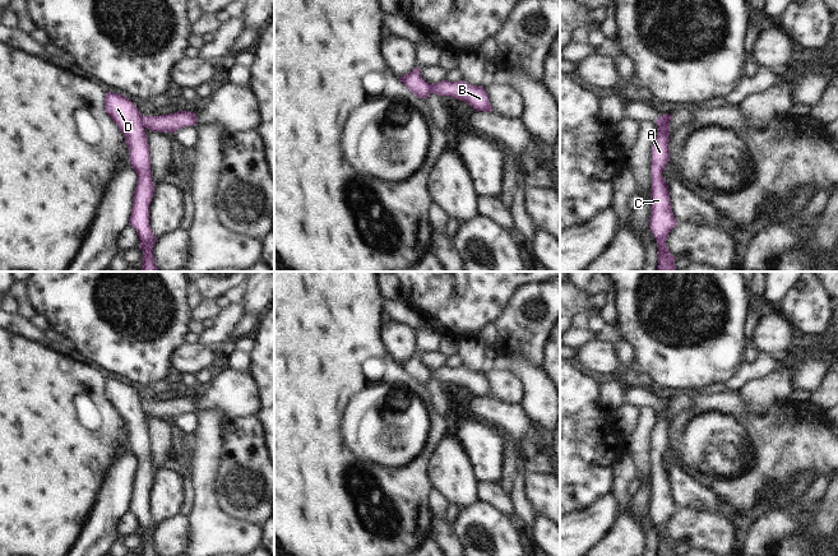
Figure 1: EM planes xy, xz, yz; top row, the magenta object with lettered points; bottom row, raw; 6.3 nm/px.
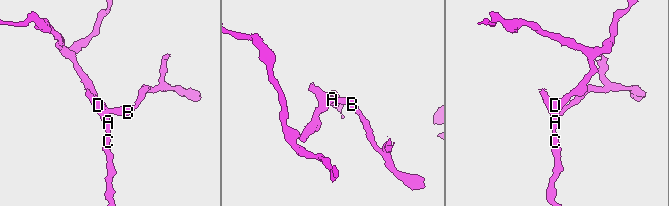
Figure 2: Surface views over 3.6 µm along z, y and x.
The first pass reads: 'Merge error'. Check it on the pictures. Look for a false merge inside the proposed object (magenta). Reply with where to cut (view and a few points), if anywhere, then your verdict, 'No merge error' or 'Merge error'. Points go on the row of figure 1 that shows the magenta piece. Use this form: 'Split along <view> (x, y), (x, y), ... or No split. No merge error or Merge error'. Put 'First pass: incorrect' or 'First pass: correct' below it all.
Split along xy (140, 117), (140, 123), (144, 126). Merge error
First pass: correct

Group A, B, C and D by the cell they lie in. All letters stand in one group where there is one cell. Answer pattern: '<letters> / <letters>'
A C D / B

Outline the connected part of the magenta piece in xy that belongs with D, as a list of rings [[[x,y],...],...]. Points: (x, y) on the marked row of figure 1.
[[[112,92],[106,93],[105,110],[124,134],[129,148],[130,165],[138,175],[129,224],[136,230],[140,240],[139,249],[143,251],[140,272],[158,272],[152,255],[157,237],[149,226],[149,204],[154,194],[154,184],[142,113],[129,98]]]

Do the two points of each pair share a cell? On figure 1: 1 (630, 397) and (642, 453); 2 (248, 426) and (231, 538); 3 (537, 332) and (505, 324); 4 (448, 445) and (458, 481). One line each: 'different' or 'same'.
1: different
2: different
3: same
4: same

